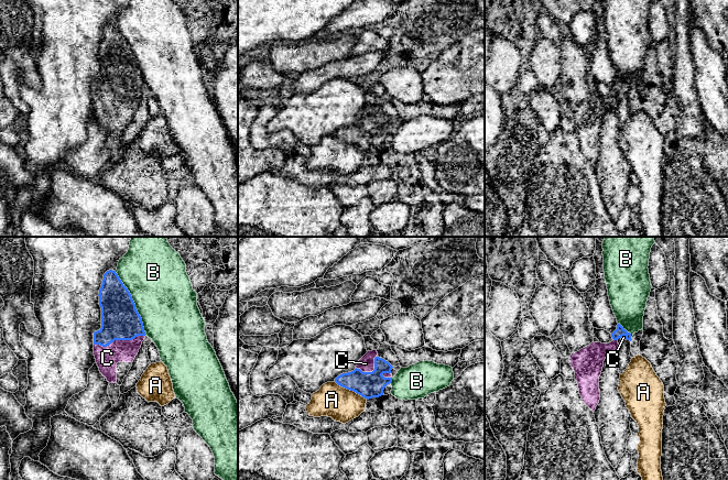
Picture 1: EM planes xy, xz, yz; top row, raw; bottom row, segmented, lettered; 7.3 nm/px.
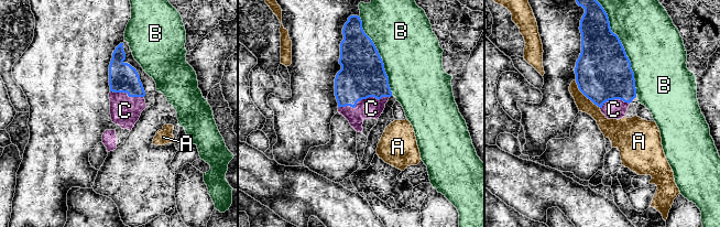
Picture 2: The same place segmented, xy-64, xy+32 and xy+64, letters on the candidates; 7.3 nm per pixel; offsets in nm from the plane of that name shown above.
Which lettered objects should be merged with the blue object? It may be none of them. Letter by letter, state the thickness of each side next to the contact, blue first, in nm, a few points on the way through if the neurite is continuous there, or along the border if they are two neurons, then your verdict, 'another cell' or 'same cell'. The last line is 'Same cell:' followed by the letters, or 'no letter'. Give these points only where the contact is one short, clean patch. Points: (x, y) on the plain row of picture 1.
A: 190 nm thick on the blue side, 240 nm on the other; another cell
B: 280 nm thick on the blue side, 440 nm on the other; another cell
C: 280 nm thick on the blue side, 160 nm on the other; runs through xy (120, 74), (119, 93), (108, 104), (107, 111); same cell
Same cell: C

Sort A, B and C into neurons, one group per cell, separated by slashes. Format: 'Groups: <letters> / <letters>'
Groups: A / B / C

